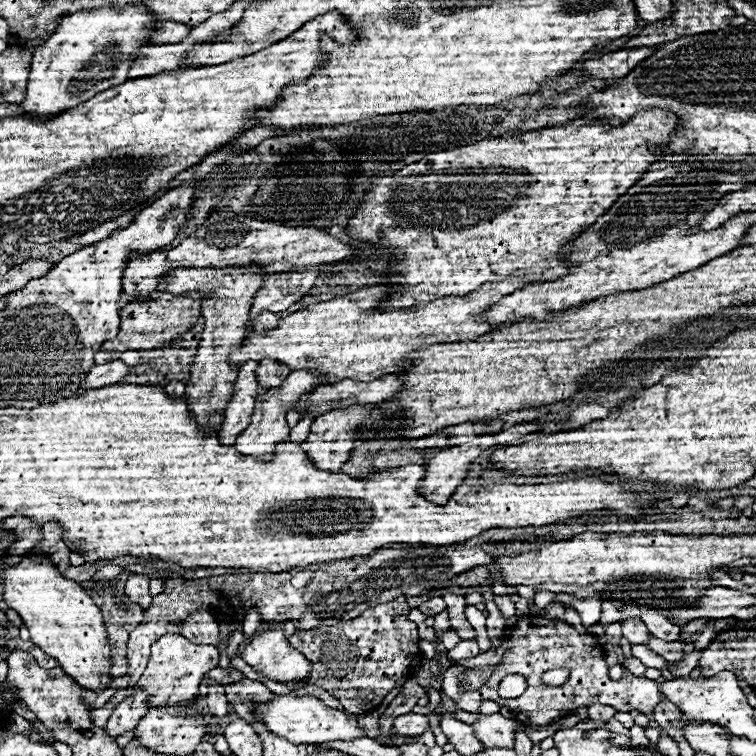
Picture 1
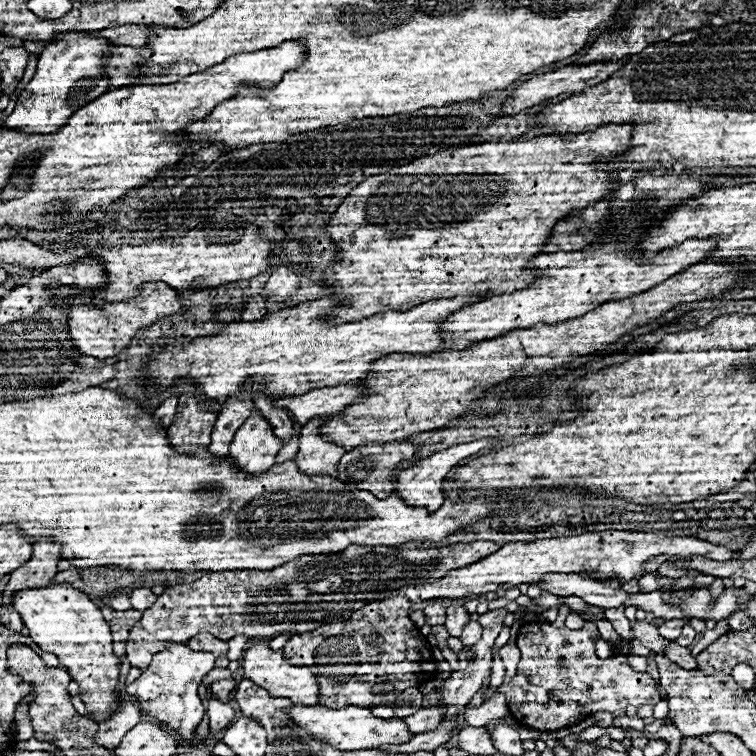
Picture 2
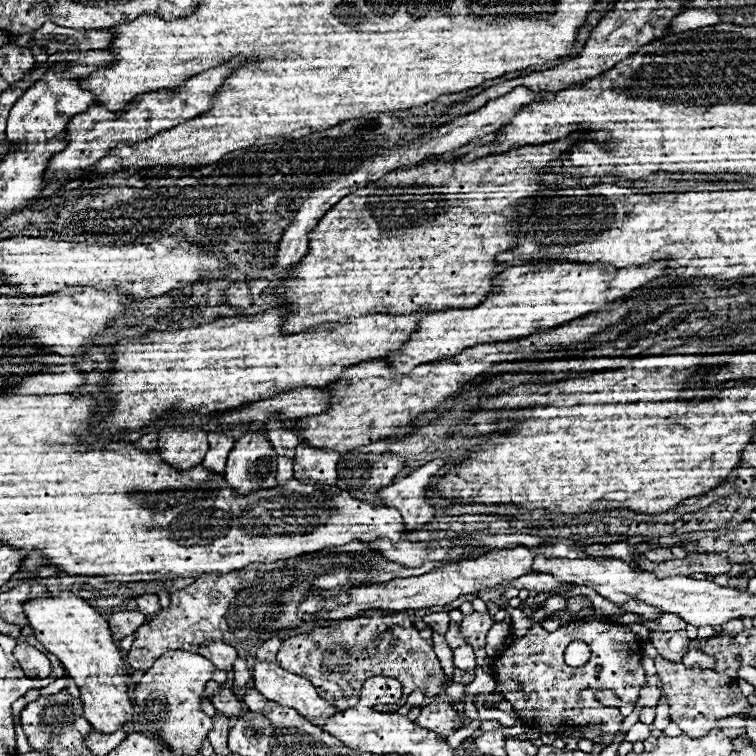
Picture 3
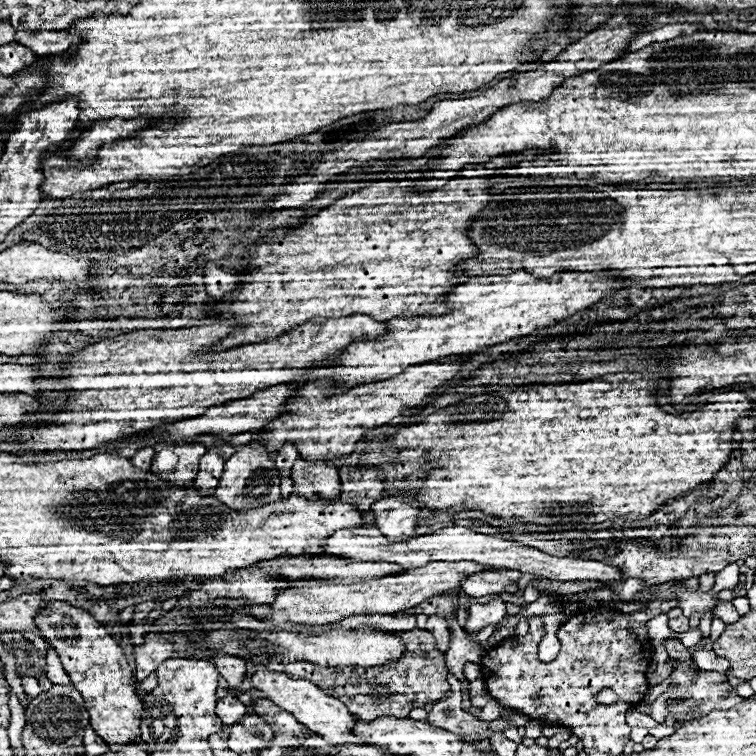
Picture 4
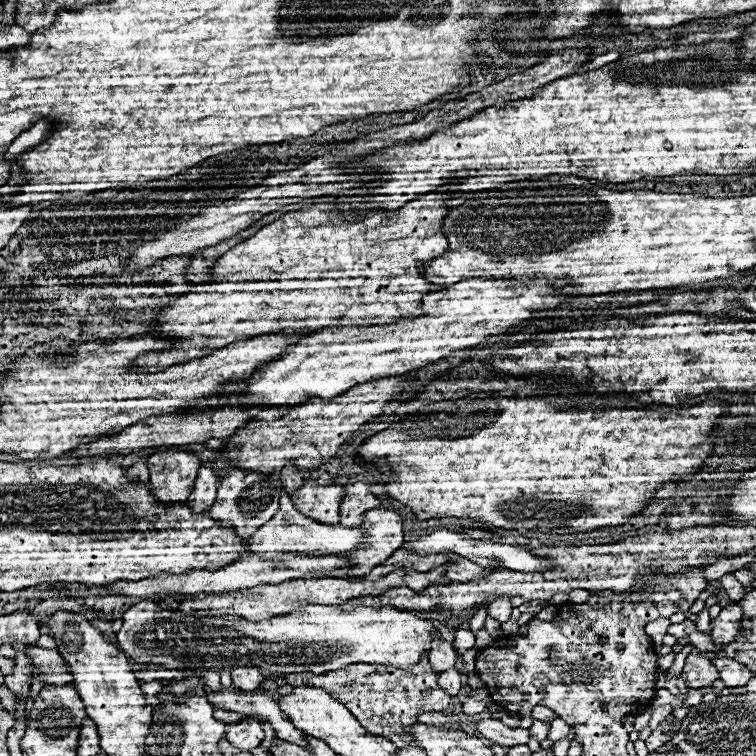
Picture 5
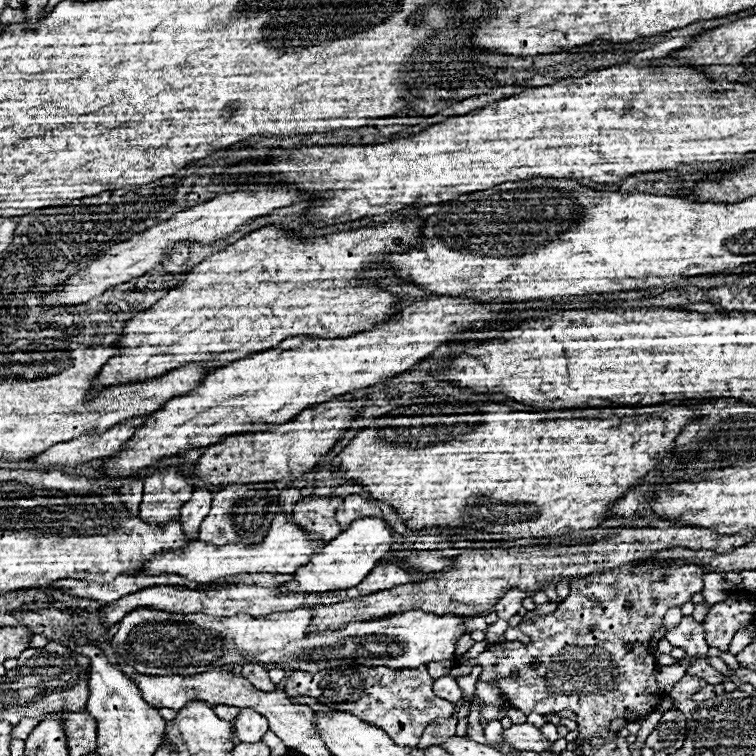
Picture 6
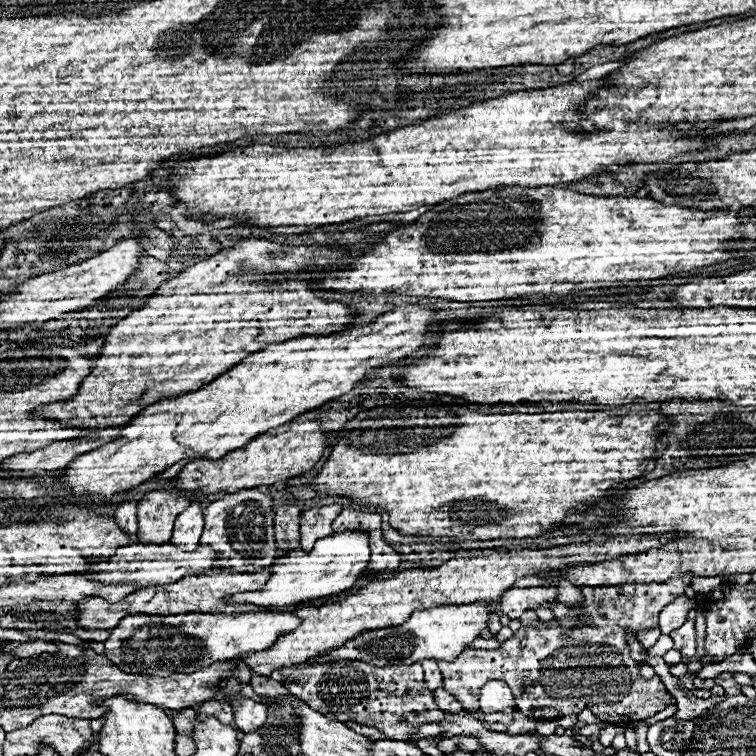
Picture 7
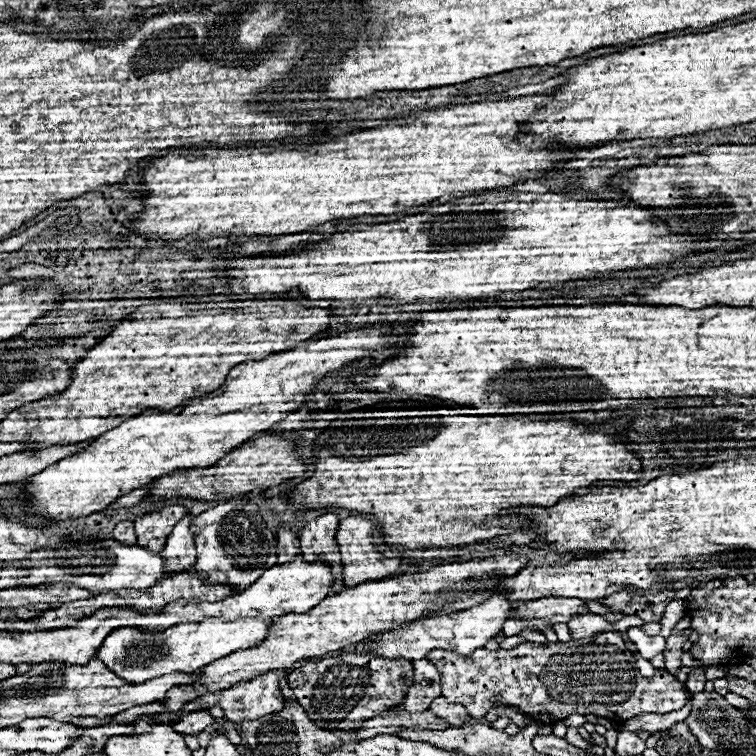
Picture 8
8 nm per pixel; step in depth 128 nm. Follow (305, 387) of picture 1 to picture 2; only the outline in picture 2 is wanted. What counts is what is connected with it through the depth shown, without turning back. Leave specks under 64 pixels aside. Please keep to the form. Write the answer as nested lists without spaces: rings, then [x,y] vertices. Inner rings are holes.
[[[254,412],[234,436],[230,460],[234,460],[242,470],[258,476],[258,472],[266,472],[266,468],[276,462],[280,448],[282,440],[272,432],[270,422],[260,412]]]

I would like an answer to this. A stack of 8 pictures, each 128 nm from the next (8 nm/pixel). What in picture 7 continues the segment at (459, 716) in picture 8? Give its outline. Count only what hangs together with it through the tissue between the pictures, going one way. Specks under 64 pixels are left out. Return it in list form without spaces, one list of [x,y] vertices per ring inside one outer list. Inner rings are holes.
[[[442,686],[438,690],[434,690],[434,700],[436,700],[438,708],[442,708],[444,712],[450,712],[450,714],[462,712],[462,704],[450,692],[446,692]]]

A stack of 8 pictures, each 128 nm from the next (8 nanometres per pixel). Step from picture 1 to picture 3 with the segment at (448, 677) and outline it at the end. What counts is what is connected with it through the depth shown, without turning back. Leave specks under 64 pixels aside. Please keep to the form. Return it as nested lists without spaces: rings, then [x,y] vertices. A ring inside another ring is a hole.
[[[574,618],[572,621],[556,632],[546,632],[540,624],[534,624],[526,636],[518,638],[510,648],[506,648],[496,662],[496,674],[502,678],[498,688],[504,700],[514,706],[514,712],[518,712],[518,718],[522,718],[528,728],[542,734],[552,734],[570,726],[594,726],[604,730],[604,736],[600,736],[596,742],[606,746],[618,734],[622,714],[618,708],[598,702],[596,694],[600,690],[612,690],[624,702],[638,700],[640,690],[646,684],[646,676],[640,666],[642,642],[638,642],[638,636],[624,624],[580,622],[580,619]],[[574,640],[586,642],[592,650],[590,660],[580,668],[570,668],[564,662],[564,648]]]

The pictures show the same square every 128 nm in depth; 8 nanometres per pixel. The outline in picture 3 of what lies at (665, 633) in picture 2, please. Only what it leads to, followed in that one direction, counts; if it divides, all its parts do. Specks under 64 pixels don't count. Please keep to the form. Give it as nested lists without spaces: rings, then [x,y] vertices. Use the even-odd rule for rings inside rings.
[[[662,614],[662,618],[646,622],[646,628],[658,630],[658,632],[676,632],[676,630],[684,630],[686,622],[680,616],[666,616],[666,614]]]

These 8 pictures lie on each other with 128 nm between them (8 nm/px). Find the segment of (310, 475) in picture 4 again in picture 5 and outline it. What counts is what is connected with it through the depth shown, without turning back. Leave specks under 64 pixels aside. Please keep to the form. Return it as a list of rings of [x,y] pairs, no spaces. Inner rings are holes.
[[[304,480],[300,488],[290,496],[294,500],[294,506],[308,518],[314,518],[316,522],[338,526],[340,524],[340,500],[344,496],[344,486],[340,484],[316,484],[314,480]]]

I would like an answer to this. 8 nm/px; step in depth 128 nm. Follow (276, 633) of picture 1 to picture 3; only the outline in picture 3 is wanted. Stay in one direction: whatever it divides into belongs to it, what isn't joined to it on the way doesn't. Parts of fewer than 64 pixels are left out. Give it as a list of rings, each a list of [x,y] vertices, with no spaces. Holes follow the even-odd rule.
[[[256,660],[254,668],[252,668],[252,682],[254,682],[254,688],[258,688],[258,692],[262,692],[268,700],[274,700],[274,702],[280,702],[282,706],[294,708],[300,716],[304,716],[312,724],[322,724],[322,720],[326,720],[326,716],[330,716],[330,712],[338,712],[336,708],[332,708],[332,704],[328,704],[326,700],[322,700],[318,696],[314,684],[308,678],[302,678],[298,674],[292,674],[292,672],[280,668],[278,662]]]

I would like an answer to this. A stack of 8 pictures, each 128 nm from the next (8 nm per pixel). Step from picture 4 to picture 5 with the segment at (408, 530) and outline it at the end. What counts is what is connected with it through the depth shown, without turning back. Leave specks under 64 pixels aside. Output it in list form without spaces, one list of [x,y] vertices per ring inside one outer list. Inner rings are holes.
[[[374,508],[364,514],[364,522],[360,528],[368,536],[368,546],[360,548],[358,552],[346,554],[348,560],[354,560],[354,576],[370,572],[376,564],[390,558],[404,542],[402,516],[396,510]]]

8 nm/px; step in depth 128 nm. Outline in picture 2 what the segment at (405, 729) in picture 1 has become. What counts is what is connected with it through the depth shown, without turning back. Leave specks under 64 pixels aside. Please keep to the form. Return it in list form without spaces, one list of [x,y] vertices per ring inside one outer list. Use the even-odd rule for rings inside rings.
[[[428,706],[428,708],[420,708],[416,714],[402,718],[408,726],[410,732],[414,734],[422,734],[422,732],[432,732],[438,728],[440,720],[442,720],[442,710],[438,706]]]

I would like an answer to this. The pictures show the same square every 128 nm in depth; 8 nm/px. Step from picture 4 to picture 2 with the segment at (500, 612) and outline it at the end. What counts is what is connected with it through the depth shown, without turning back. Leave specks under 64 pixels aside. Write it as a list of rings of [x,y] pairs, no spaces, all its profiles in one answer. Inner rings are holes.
[[[468,622],[468,626],[464,628],[460,640],[464,646],[474,646],[482,636],[482,626],[478,622]]]

